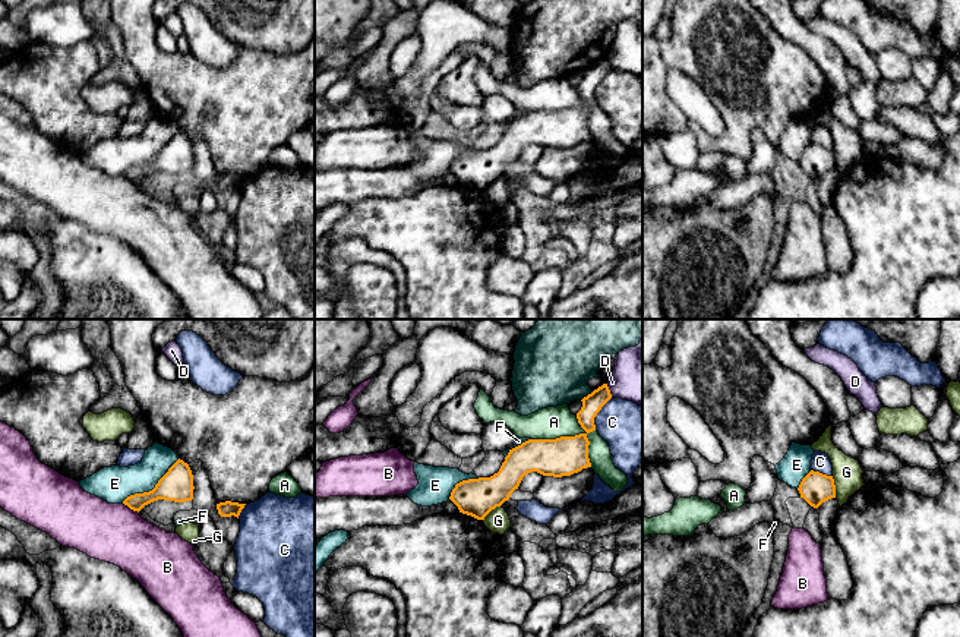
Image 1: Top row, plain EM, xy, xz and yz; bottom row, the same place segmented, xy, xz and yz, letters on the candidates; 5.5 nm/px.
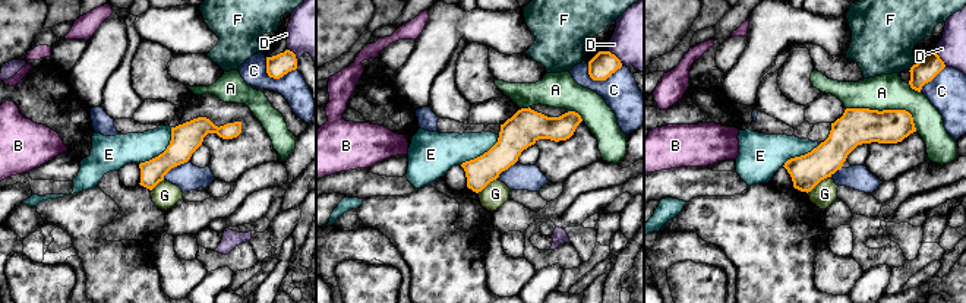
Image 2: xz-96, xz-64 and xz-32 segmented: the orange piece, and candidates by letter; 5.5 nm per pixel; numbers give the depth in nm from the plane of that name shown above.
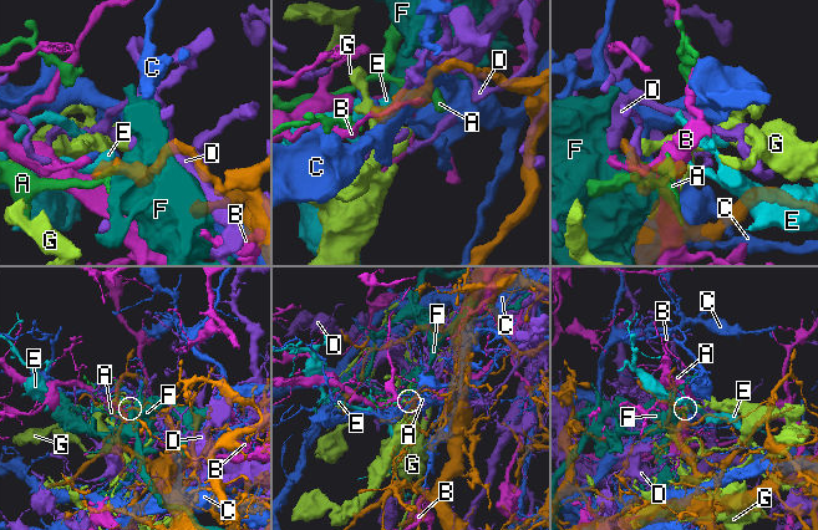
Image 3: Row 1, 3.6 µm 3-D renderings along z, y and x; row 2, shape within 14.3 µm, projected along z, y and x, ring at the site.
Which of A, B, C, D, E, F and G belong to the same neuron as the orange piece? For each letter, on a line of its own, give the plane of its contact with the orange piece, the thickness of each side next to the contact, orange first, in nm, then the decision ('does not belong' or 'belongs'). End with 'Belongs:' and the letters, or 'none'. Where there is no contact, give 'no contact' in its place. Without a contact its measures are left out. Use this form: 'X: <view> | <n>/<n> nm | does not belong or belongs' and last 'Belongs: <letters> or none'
A: xz | 220/180 nm | does not belong
B: xy | 150/320 nm | does not belong
C: xz | 160/320 nm | does not belong
D: xz | 110/320 nm | does not belong
E: xy | 180/200 nm | does not belong
F: xz | 220/50 nm | does not belong
G: yz | 180/160 nm | does not belong
Belongs: none

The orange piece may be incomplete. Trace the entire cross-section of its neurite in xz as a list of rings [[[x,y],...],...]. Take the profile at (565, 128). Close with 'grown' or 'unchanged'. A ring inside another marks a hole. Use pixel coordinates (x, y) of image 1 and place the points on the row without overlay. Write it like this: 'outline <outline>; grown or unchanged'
outline [[[587,105],[556,111],[528,111],[509,122],[498,145],[490,149],[462,152],[455,157],[449,171],[460,185],[477,192],[500,179],[531,144],[543,148],[571,148],[591,139]]]; unchanged

